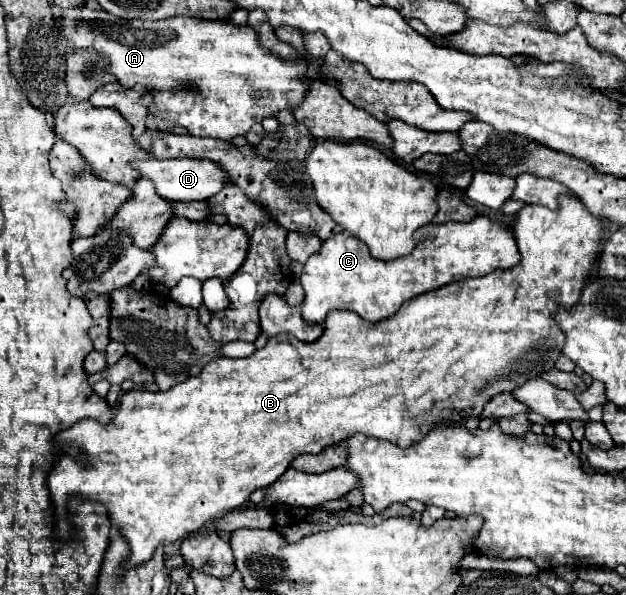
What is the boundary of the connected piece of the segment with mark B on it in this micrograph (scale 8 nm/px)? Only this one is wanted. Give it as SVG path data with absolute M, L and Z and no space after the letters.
M560 195L556 211L536 209L534 205L524 205L516 213L510 229L514 233L514 239L516 239L516 245L518 245L520 257L522 257L520 263L514 265L514 269L494 271L490 275L476 277L476 279L462 279L462 281L456 281L456 283L448 283L448 285L444 285L436 291L416 295L414 299L406 301L396 315L392 315L384 321L378 321L378 323L368 323L358 313L352 313L352 311L330 311L326 321L324 321L324 335L320 339L316 339L314 343L302 343L292 335L276 335L276 337L268 339L264 349L254 351L250 357L244 357L244 359L222 357L222 359L210 361L204 367L202 373L198 373L196 377L188 377L184 383L178 383L170 391L152 393L152 391L146 391L146 389L132 389L132 391L124 393L120 397L120 405L116 407L116 413L114 413L114 417L110 419L108 425L102 425L94 419L82 419L82 421L74 423L70 429L58 433L54 445L66 447L66 445L74 443L80 451L78 459L82 459L82 461L78 461L70 453L58 453L56 463L52 465L52 469L48 473L48 489L50 489L50 499L52 499L52 505L54 505L54 521L56 521L54 533L56 533L56 537L60 537L60 541L72 539L74 525L70 523L70 513L68 513L68 501L72 497L102 503L102 505L106 505L108 515L112 517L112 523L118 527L118 531L122 533L122 537L130 545L130 555L124 559L120 569L122 571L132 569L132 567L148 561L158 545L166 545L166 543L174 543L178 539L184 539L186 535L190 535L190 533L198 531L200 527L208 525L214 517L222 517L222 515L226 515L234 509L240 509L244 503L248 503L252 491L266 489L268 485L272 485L288 469L288 465L294 461L294 457L298 457L302 453L320 453L324 447L340 443L354 433L362 433L362 435L376 437L376 439L386 439L394 445L406 447L406 445L412 445L414 441L418 441L434 423L438 423L438 421L458 421L462 415L476 415L478 417L482 413L486 401L490 401L494 395L512 391L514 387L522 385L524 381L534 379L536 375L554 369L554 361L558 359L560 349L564 345L564 333L558 327L558 323L554 321L554 313L556 313L556 307L558 306L570 309L578 303L580 293L586 285L586 279L592 271L592 265L598 259L602 219L588 213L588 207L578 197Z

